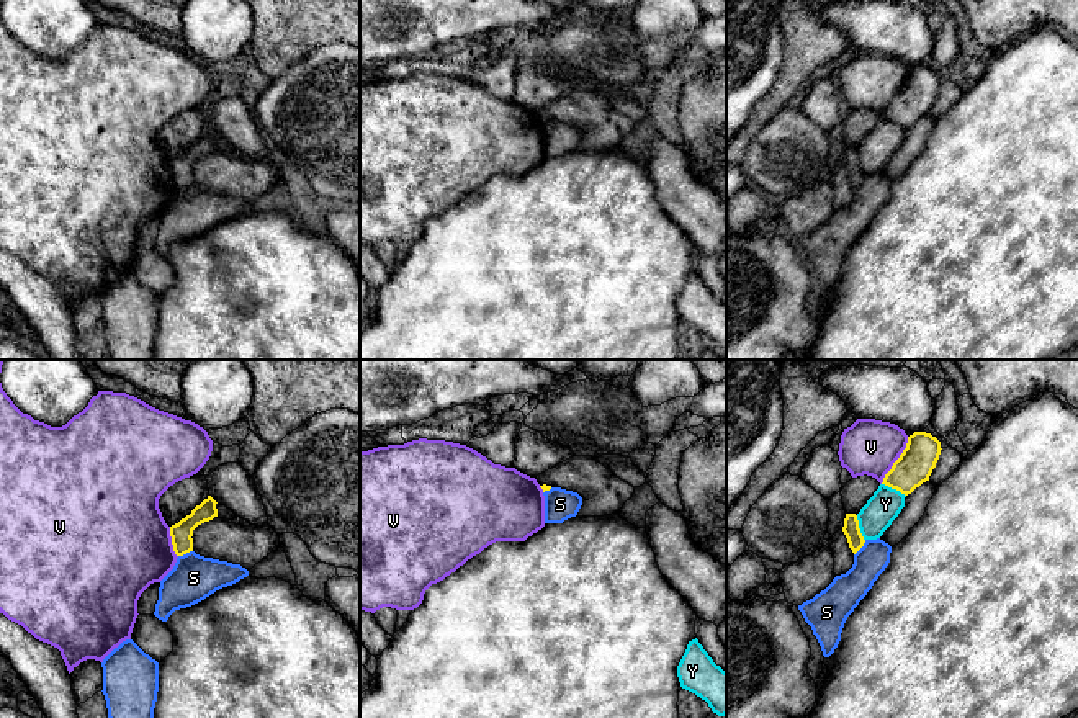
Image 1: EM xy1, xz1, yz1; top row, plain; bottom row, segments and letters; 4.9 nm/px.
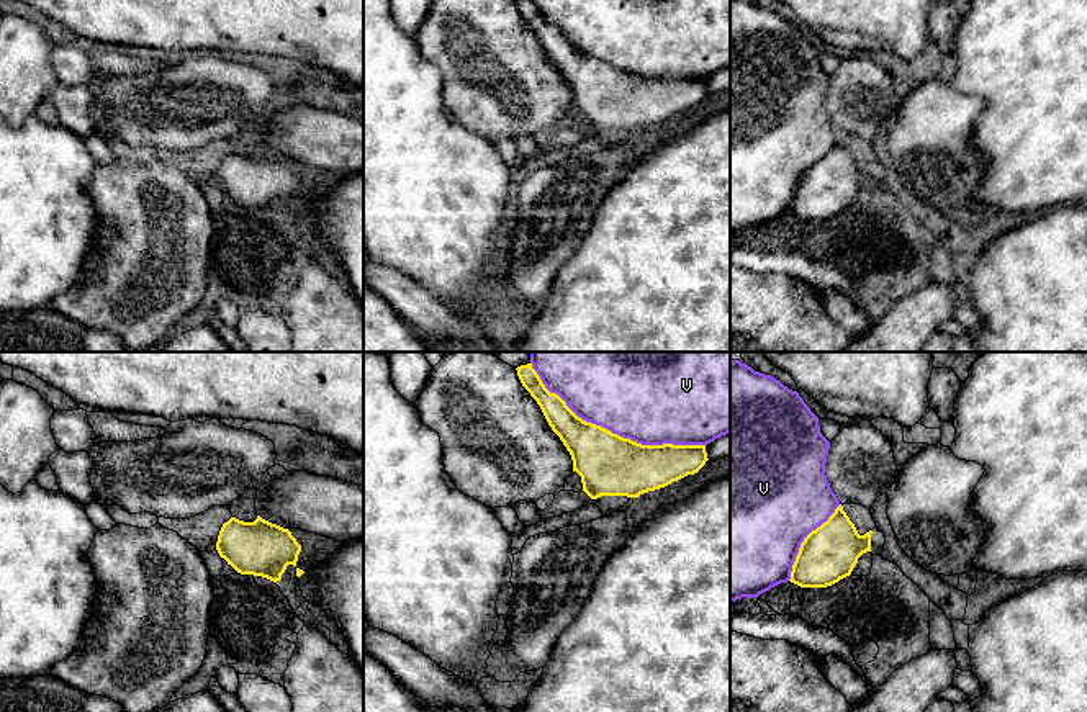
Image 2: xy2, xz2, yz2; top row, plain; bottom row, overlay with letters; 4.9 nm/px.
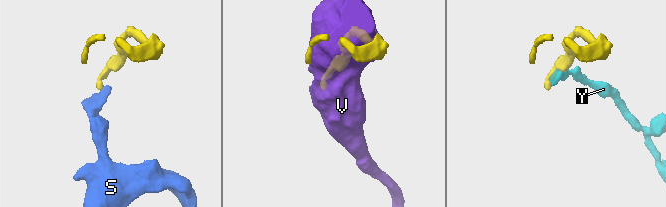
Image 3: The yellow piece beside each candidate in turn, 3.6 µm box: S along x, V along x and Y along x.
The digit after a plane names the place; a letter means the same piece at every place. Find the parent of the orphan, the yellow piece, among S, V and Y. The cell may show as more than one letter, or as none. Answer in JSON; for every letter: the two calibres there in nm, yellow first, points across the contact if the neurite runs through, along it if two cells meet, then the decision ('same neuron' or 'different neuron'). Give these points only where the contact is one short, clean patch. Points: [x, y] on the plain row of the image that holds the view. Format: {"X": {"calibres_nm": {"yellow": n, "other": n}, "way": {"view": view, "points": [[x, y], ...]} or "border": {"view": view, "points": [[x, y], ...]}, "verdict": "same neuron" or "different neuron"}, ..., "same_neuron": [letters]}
{"S": {"calibres_nm": {"yellow": 80, "other": 170}, "border": {"view": "yz1", "points": [[866, 174], [854, 188]]}, "verdict": "different neuron"}, "V": {"calibres_nm": {"yellow": 300, "other": 380}, "verdict": "different neuron"}, "Y": {"calibres_nm": {"yellow": 80, "other": 160}, "border": {"view": "yz1", "points": [[856, 149], [864, 174]]}, "verdict": "different neuron"}, "same_neuron": []}

